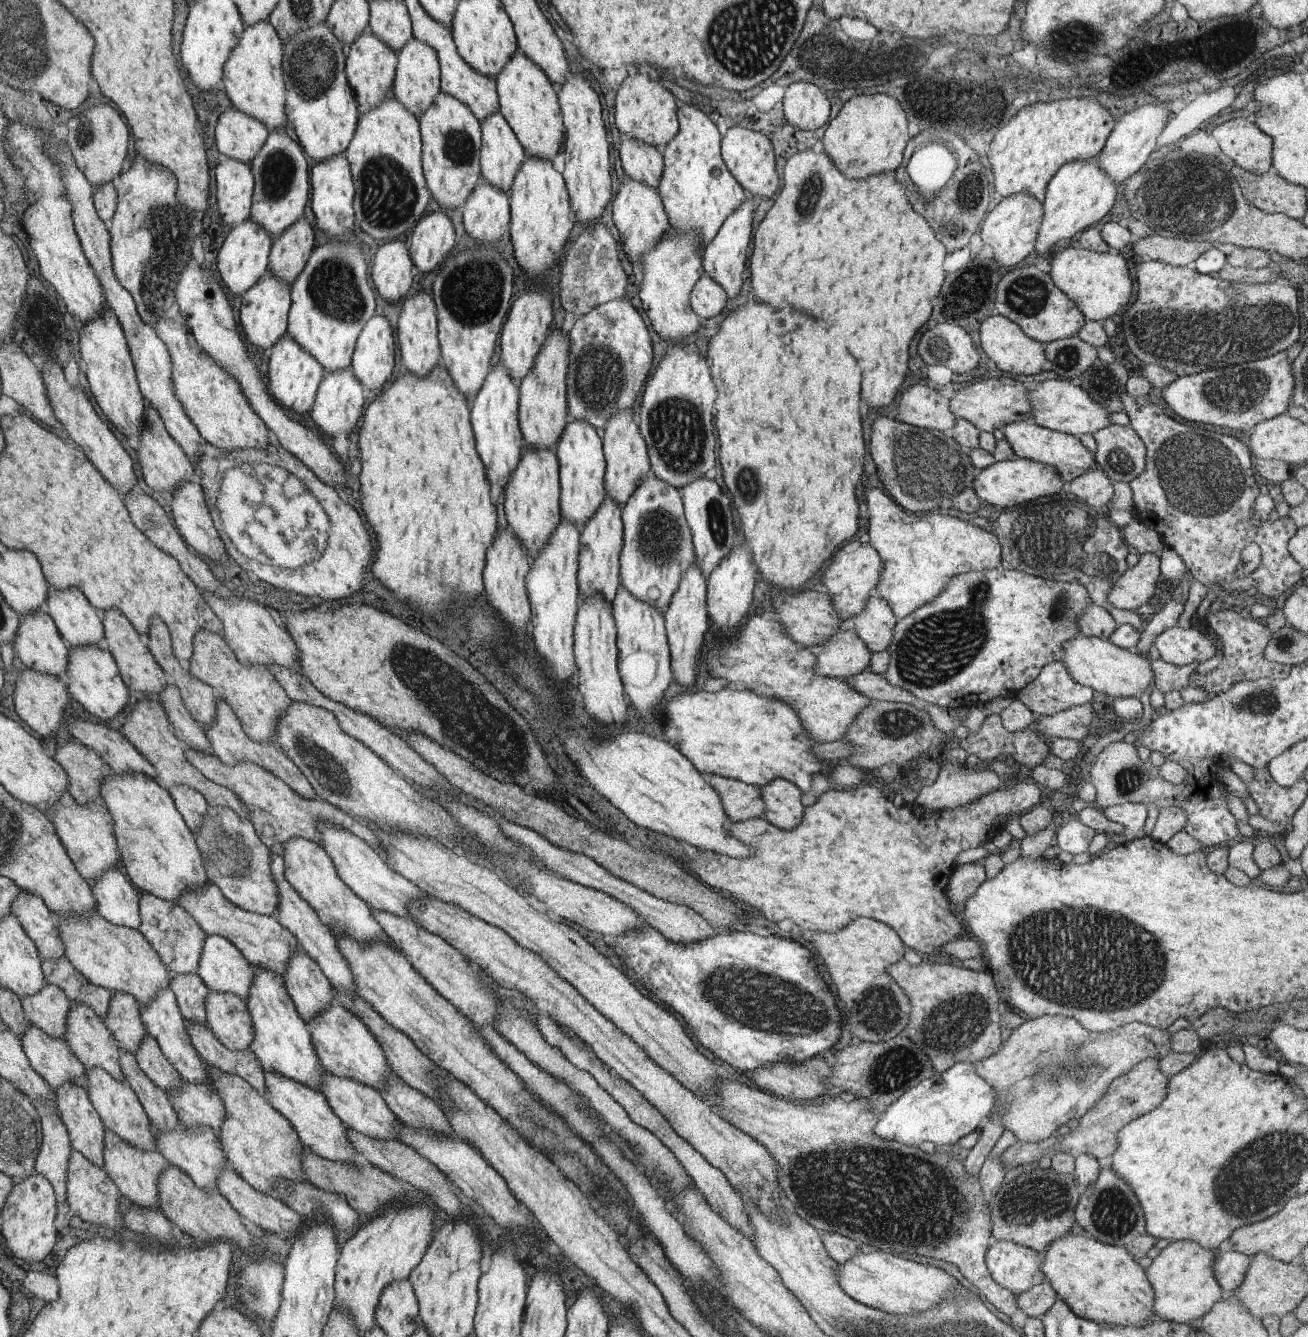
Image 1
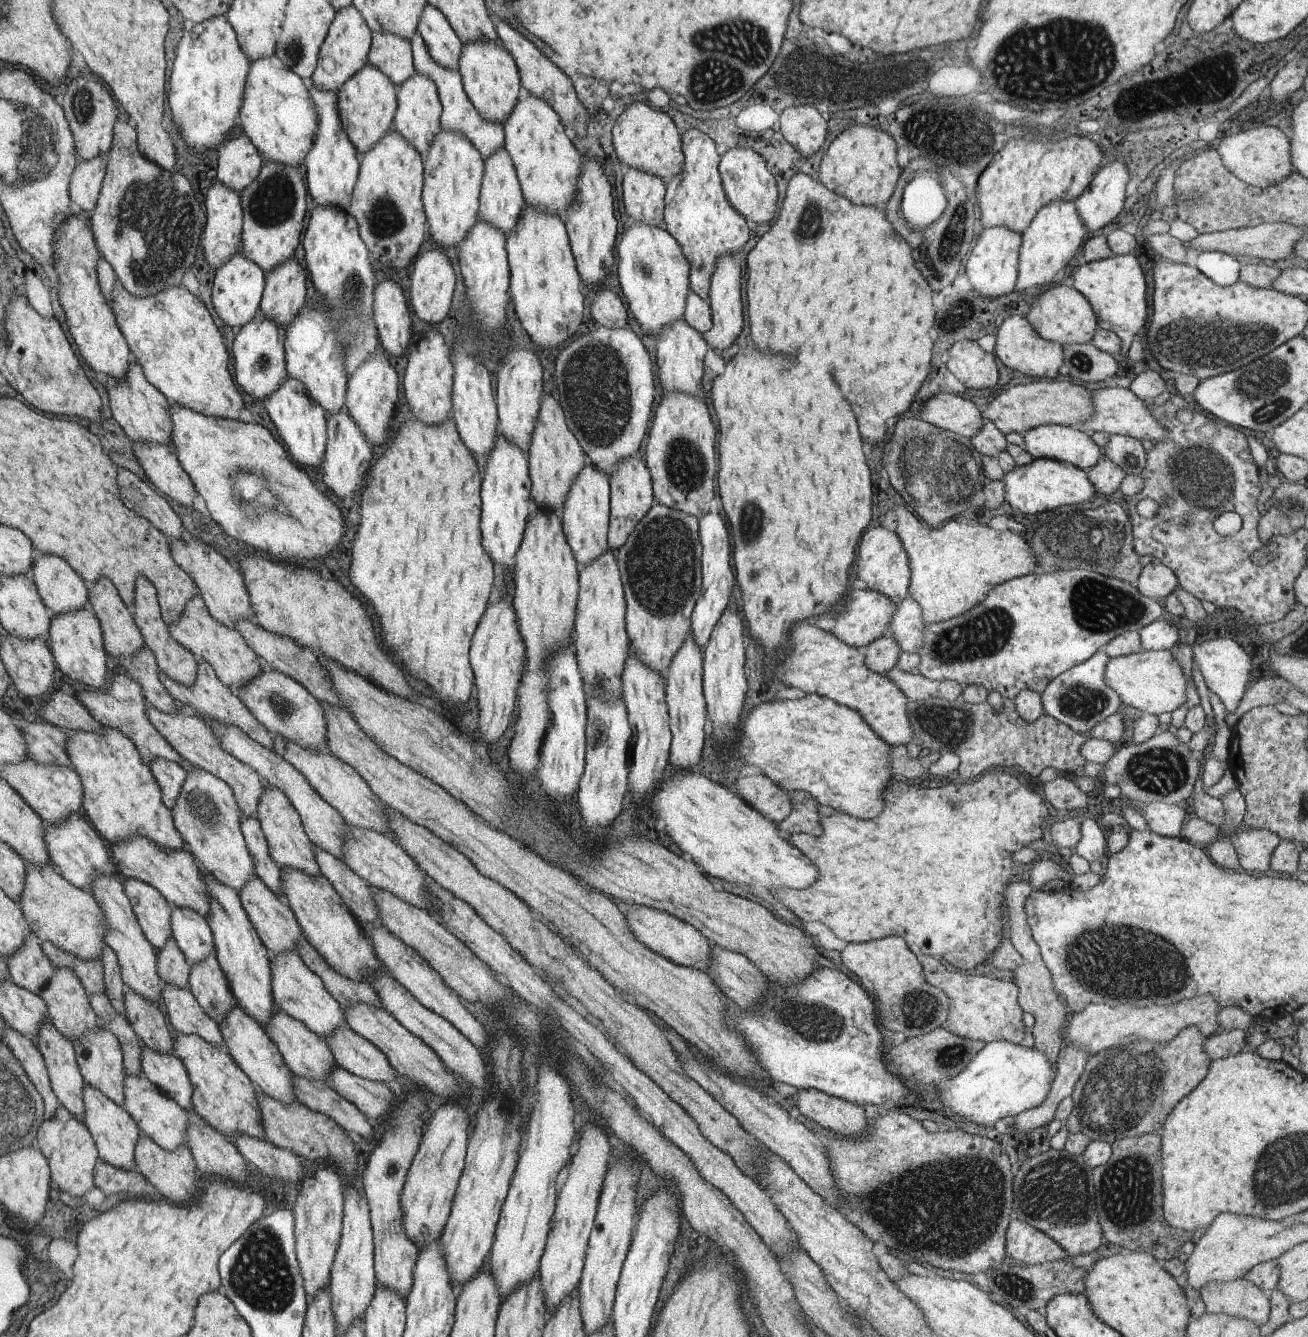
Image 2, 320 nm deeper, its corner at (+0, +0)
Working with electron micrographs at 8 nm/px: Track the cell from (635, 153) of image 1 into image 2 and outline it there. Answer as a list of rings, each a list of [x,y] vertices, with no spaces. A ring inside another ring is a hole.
[[[627,169],[622,176],[621,200],[626,216],[633,221],[663,228],[665,183],[656,176],[637,169]]]

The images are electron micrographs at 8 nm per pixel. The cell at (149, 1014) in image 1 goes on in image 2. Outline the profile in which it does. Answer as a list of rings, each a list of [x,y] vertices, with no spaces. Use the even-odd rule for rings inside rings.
[[[98,874],[89,893],[105,914],[105,946],[115,953],[123,986],[129,987],[136,995],[148,1001],[159,1003],[163,986],[157,972],[155,948],[142,932],[130,899],[126,896],[124,888],[121,888],[119,878]]]

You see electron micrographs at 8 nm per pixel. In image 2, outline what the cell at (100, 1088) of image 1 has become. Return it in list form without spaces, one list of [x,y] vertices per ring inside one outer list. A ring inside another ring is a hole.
[[[107,1027],[98,1028],[98,1031],[79,1035],[77,1039],[71,1040],[74,1047],[74,1055],[78,1065],[78,1071],[82,1079],[91,1086],[97,1087],[109,1100],[122,1106],[125,1098],[125,1074],[124,1064],[121,1064],[121,1051],[117,1039]]]

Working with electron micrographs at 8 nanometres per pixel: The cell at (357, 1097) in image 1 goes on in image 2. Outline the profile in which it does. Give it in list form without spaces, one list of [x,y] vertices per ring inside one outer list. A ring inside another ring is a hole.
[[[275,1008],[273,1018],[266,1024],[266,1034],[277,1045],[282,1059],[290,1069],[290,1072],[308,1079],[325,1080],[335,1066],[334,1058],[330,1053],[326,1041],[308,1029],[300,1020],[291,1018],[280,1008]]]

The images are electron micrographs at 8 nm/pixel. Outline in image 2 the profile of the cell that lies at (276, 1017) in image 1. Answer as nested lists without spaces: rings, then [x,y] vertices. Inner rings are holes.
[[[203,872],[207,896],[209,896],[209,915],[205,919],[213,934],[214,952],[218,964],[226,975],[236,1005],[266,1028],[275,1012],[271,992],[271,966],[269,954],[260,940],[254,925],[250,923],[246,911],[242,908],[238,893],[227,885],[221,884],[213,875]]]

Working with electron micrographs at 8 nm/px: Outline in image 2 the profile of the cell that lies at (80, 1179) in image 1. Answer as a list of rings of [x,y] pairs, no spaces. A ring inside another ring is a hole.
[[[61,1104],[48,1119],[43,1119],[38,1127],[36,1142],[42,1155],[50,1161],[52,1181],[57,1185],[57,1189],[71,1196],[83,1196],[86,1190],[93,1187],[93,1170],[99,1159],[94,1139],[86,1129],[86,1125],[71,1116]]]

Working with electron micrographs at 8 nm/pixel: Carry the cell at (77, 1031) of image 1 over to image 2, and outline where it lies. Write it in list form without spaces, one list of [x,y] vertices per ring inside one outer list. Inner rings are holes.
[[[66,966],[54,967],[53,978],[38,993],[46,1004],[47,1020],[69,1040],[95,1028],[95,1014],[77,977]]]

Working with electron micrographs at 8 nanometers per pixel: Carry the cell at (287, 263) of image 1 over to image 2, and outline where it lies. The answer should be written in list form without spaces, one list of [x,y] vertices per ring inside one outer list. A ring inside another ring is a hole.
[[[295,258],[287,259],[267,273],[266,288],[262,296],[262,316],[281,328],[289,326],[298,315],[307,294],[305,274],[293,259]]]

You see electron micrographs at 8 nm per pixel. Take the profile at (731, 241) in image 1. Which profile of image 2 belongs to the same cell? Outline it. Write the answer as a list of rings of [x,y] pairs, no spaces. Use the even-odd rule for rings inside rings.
[[[721,255],[715,263],[715,270],[710,278],[708,290],[708,305],[712,318],[712,327],[702,335],[704,341],[712,350],[723,350],[729,348],[731,343],[743,328],[743,310],[741,309],[741,278],[739,277],[739,264],[737,257],[733,255]]]

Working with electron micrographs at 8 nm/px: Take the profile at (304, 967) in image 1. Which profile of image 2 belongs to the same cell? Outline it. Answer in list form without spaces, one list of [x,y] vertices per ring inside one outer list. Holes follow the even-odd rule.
[[[255,874],[251,876],[251,880],[237,893],[239,900],[241,900],[242,908],[246,911],[250,923],[254,925],[260,940],[266,947],[267,953],[278,955],[283,951],[295,951],[294,949],[297,946],[298,940],[304,938],[304,936],[296,920],[294,911],[284,901],[284,898],[274,893]]]

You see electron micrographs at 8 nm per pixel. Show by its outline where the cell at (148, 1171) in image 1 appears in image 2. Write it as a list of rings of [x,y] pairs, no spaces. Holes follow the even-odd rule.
[[[84,1082],[82,1100],[85,1106],[86,1129],[94,1139],[98,1151],[98,1158],[114,1167],[127,1170],[135,1168],[134,1148],[137,1146],[140,1132],[135,1120],[118,1104],[109,1100],[97,1087]]]

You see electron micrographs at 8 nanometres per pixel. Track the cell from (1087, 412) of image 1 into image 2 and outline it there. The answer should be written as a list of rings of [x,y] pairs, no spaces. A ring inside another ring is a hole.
[[[1107,387],[1092,392],[1093,412],[1086,421],[1075,428],[1092,434],[1095,432],[1108,432],[1111,435],[1125,435],[1137,440],[1149,440],[1154,445],[1168,438],[1168,430],[1161,423],[1153,419],[1150,408],[1146,402],[1136,397],[1130,390],[1120,387]]]

